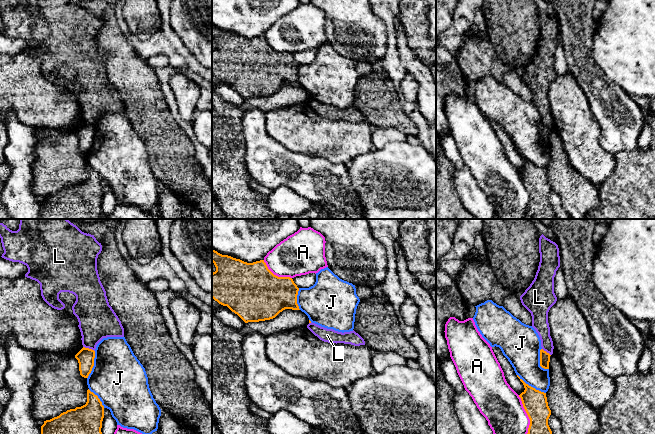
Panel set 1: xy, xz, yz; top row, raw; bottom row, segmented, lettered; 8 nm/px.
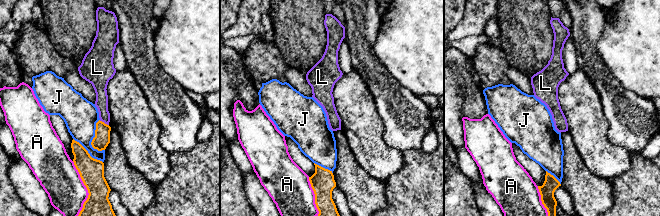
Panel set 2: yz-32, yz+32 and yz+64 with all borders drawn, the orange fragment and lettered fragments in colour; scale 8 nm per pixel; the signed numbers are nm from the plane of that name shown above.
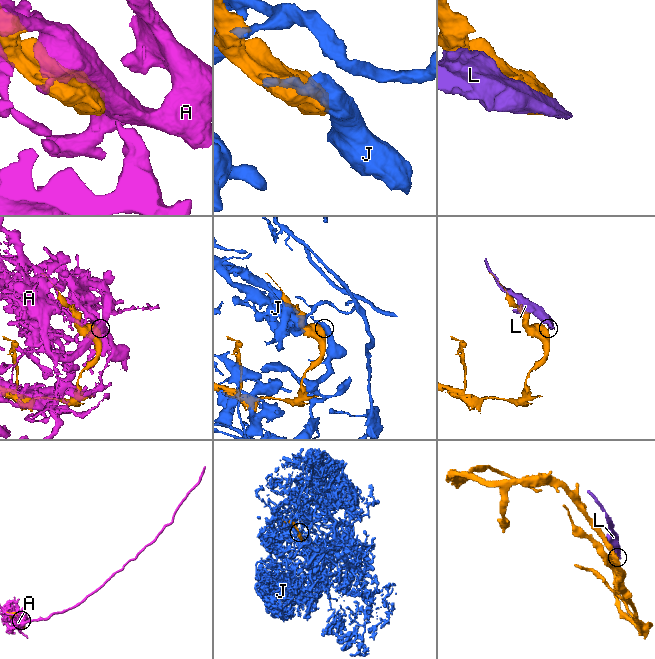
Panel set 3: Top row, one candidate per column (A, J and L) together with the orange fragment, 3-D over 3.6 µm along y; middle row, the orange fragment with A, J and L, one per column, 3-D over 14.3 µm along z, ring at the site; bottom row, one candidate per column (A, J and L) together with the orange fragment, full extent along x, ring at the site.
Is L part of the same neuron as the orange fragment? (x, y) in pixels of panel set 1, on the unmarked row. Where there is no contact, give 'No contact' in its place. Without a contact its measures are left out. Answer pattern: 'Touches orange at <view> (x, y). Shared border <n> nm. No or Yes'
Touches orange at xy (89, 125). Shared border 100 nm. No

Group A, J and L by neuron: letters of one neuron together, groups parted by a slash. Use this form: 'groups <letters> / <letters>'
groups A / J / L

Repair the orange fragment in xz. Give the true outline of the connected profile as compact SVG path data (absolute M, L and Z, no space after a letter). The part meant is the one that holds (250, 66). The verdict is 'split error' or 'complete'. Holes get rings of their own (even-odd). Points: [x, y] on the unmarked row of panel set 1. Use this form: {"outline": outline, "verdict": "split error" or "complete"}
{"outline": "M212 26L212 38L216 47L212 49L212 74L223 82L227 82L245 99L259 98L275 94L285 85L300 86L297 80L299 64L290 53L278 53L267 43L264 36L247 39L228 31L222 31Z", "verdict": "complete"}

